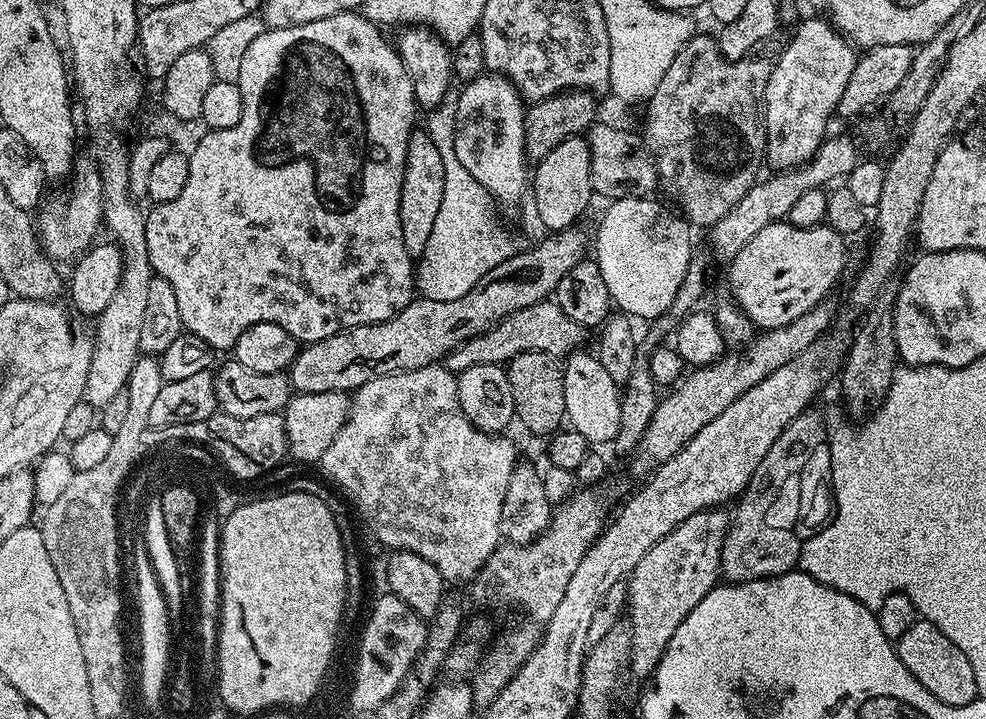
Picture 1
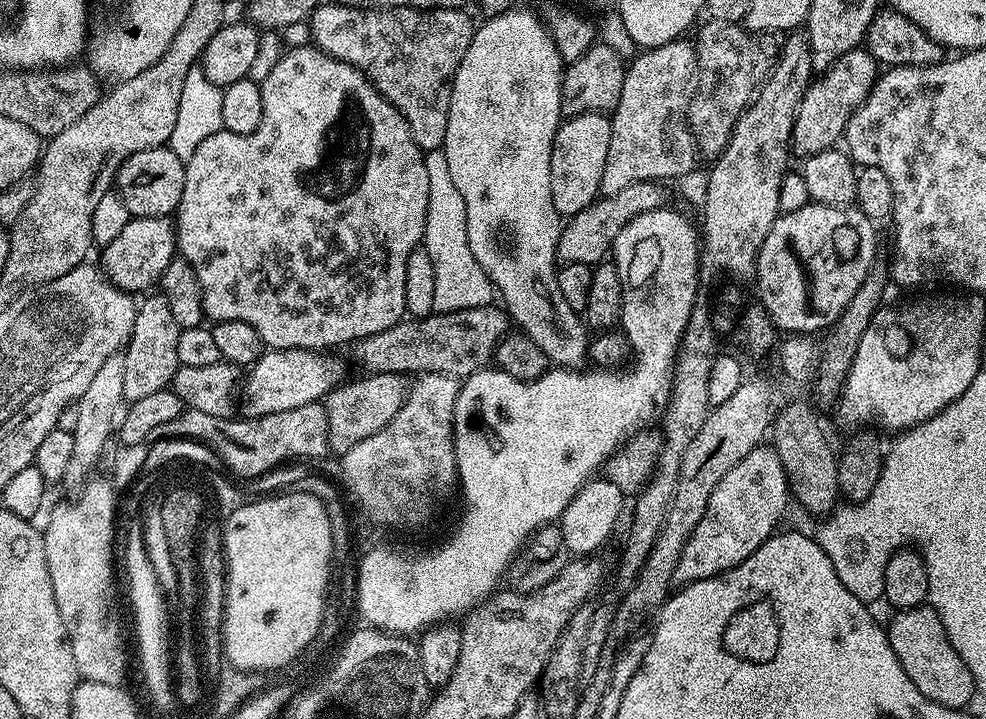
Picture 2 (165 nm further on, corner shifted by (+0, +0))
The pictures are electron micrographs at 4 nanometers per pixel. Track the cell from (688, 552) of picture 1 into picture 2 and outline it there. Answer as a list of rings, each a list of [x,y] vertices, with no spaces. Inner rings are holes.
[[[757,446],[723,476],[714,486],[710,502],[702,520],[690,534],[686,546],[680,552],[678,566],[674,566],[672,579],[677,585],[693,584],[719,572],[738,566],[758,546],[762,546],[781,527],[780,519],[790,505],[788,475],[782,458],[771,446]]]

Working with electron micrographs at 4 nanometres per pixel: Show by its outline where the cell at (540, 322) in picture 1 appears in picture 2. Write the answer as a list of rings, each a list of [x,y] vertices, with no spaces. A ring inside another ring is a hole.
[[[503,307],[467,308],[457,312],[436,312],[423,318],[405,318],[390,330],[355,341],[354,349],[357,362],[368,374],[437,372],[467,378],[489,367],[497,346],[509,332],[510,317]]]

